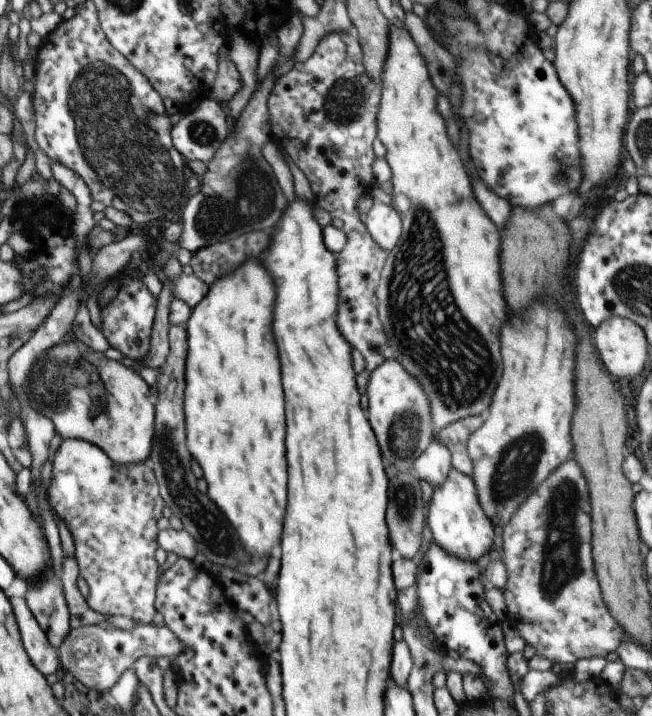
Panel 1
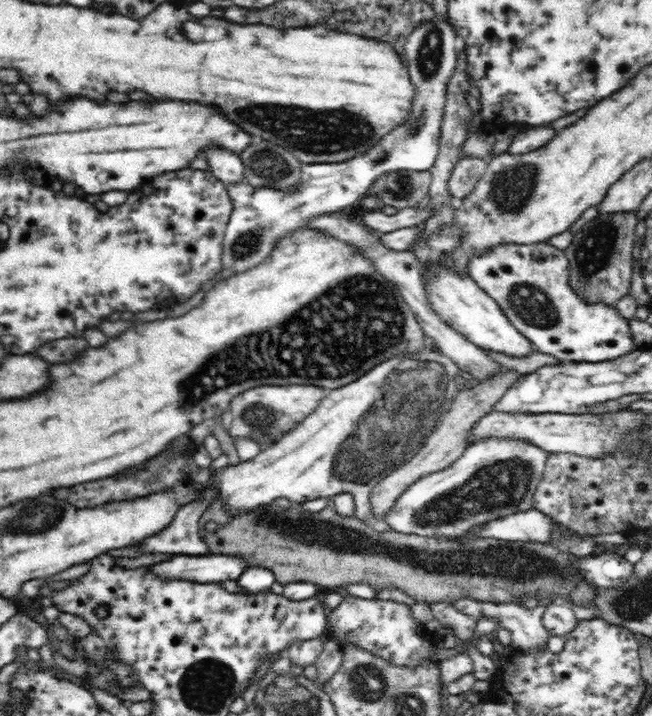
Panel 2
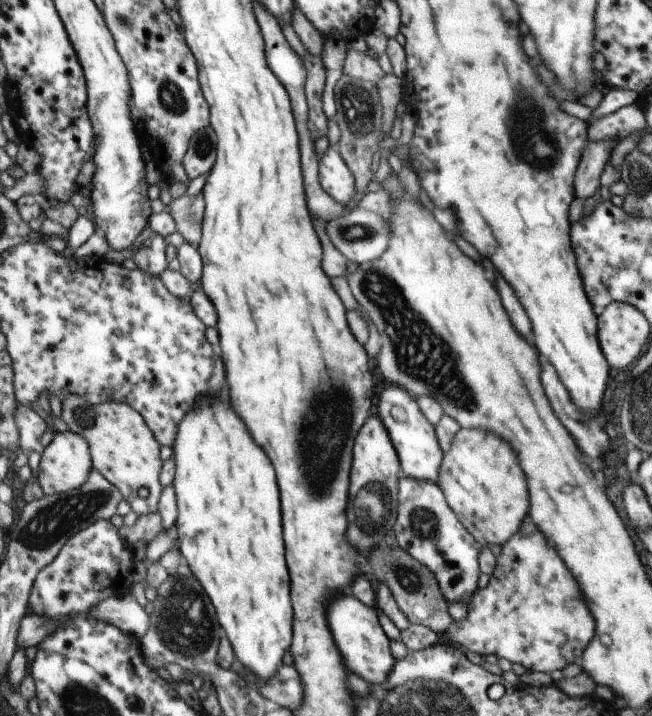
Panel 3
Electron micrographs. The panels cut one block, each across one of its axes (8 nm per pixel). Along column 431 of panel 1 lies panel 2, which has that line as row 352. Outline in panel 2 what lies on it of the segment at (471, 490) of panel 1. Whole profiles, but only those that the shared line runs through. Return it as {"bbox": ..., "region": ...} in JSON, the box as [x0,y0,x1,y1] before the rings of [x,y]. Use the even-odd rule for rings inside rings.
{"bbox":[421,265,534,357],"region":[[[430,265],[421,270],[425,295],[434,312],[456,332],[463,334],[481,349],[525,357],[534,351],[533,344],[512,326],[499,304],[484,292],[471,277],[462,277],[452,268]]]}

